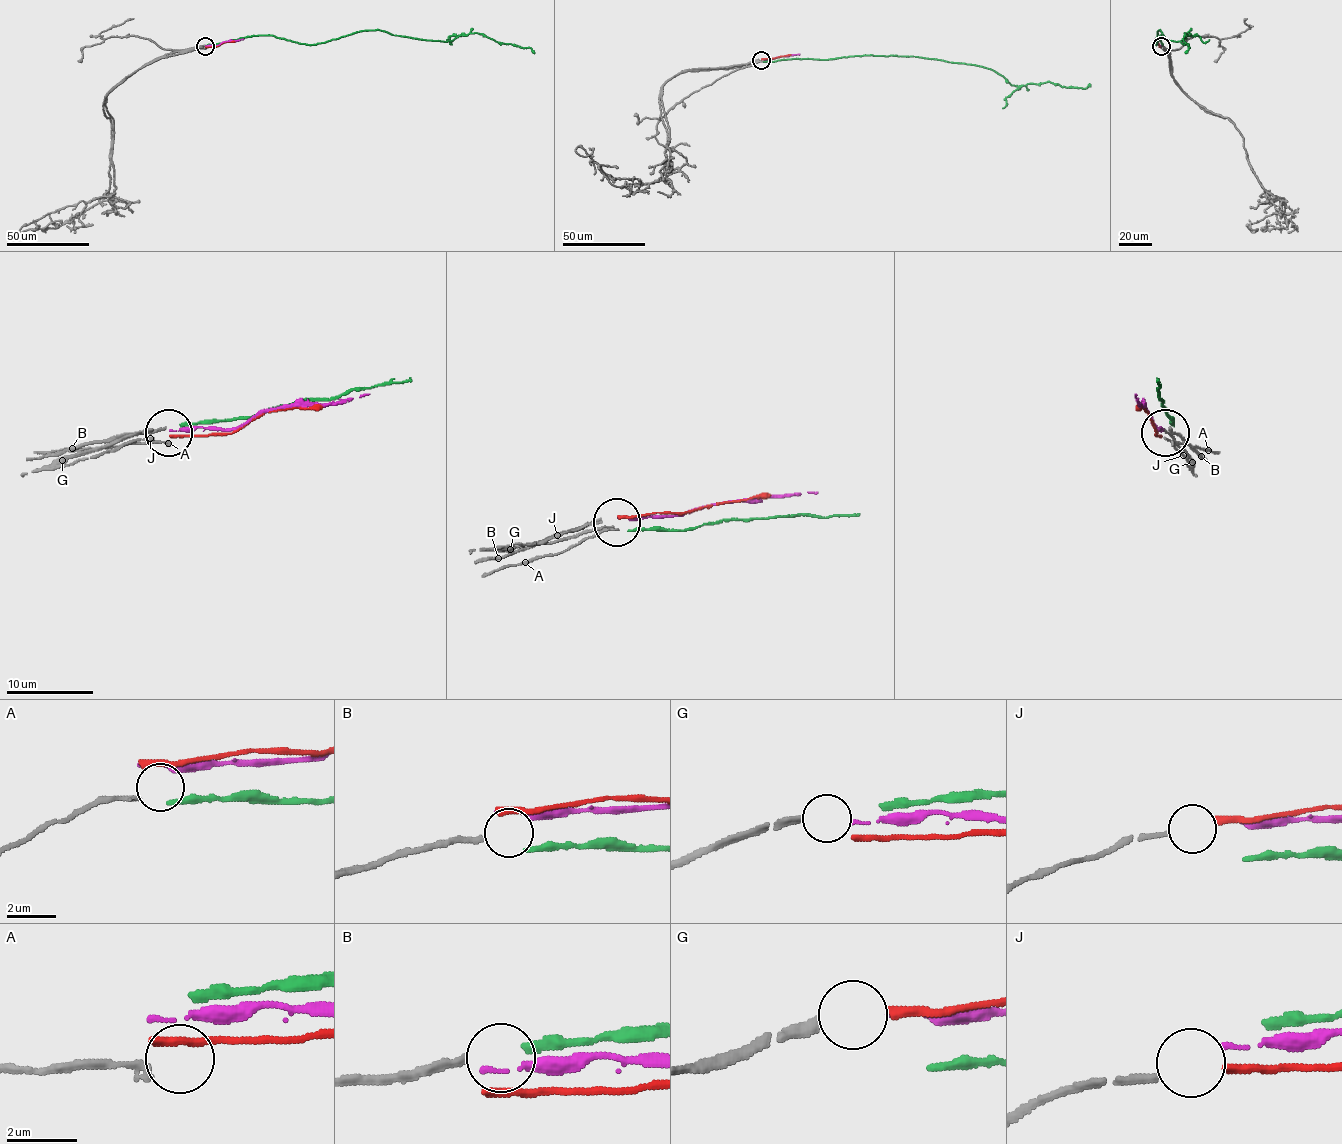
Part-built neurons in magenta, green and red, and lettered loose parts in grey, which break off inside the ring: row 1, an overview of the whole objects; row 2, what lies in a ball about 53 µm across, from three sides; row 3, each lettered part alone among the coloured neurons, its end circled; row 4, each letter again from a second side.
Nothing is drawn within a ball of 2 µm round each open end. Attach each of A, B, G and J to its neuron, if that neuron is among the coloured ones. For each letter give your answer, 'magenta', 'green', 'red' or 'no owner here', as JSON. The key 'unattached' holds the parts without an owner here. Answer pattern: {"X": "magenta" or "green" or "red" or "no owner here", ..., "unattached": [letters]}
{"A": "no owner here", "B": "no owner here", "G": "magenta", "J": "red", "unattached": ["A", "B"]}

